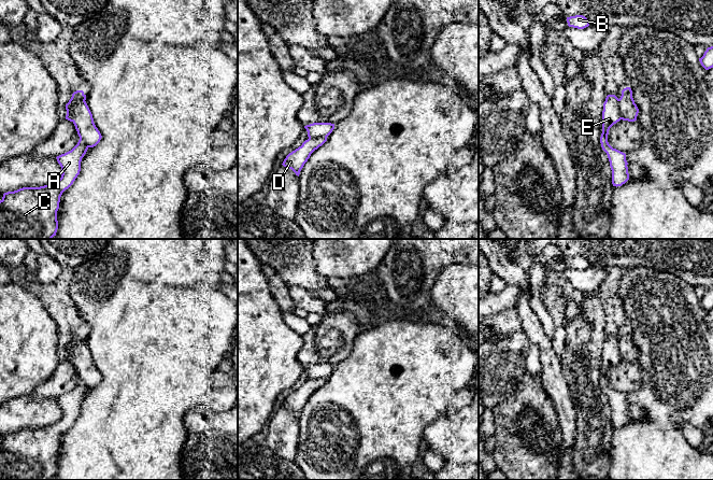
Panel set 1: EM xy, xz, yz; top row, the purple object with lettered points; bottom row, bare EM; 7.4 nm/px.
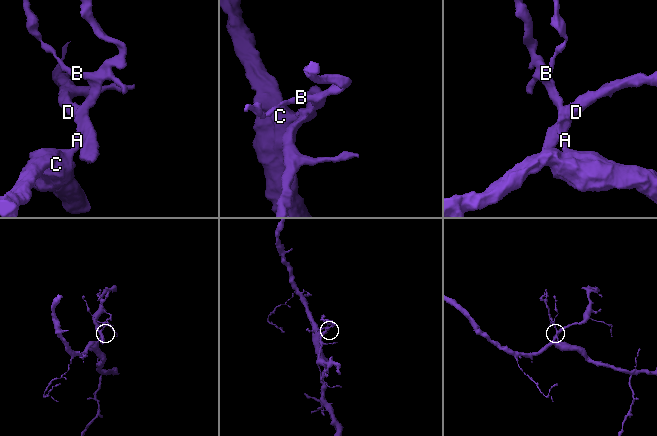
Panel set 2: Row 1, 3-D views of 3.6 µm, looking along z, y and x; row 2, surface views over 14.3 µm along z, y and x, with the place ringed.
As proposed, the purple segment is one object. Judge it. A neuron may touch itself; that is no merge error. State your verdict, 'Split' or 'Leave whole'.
Split

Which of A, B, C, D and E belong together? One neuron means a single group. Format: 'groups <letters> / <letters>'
groups A B C E / D

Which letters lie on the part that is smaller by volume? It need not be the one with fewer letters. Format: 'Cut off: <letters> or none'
Cut off: D

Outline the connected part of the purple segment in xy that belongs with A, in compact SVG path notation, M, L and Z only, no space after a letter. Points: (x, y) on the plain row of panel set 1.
M80 380L71 392L56 398L62 411L61 419L56 423L40 428L23 428L3 435L0 441L0 480L52 480L56 477L60 438L80 415L81 403L87 391L87 385Z

